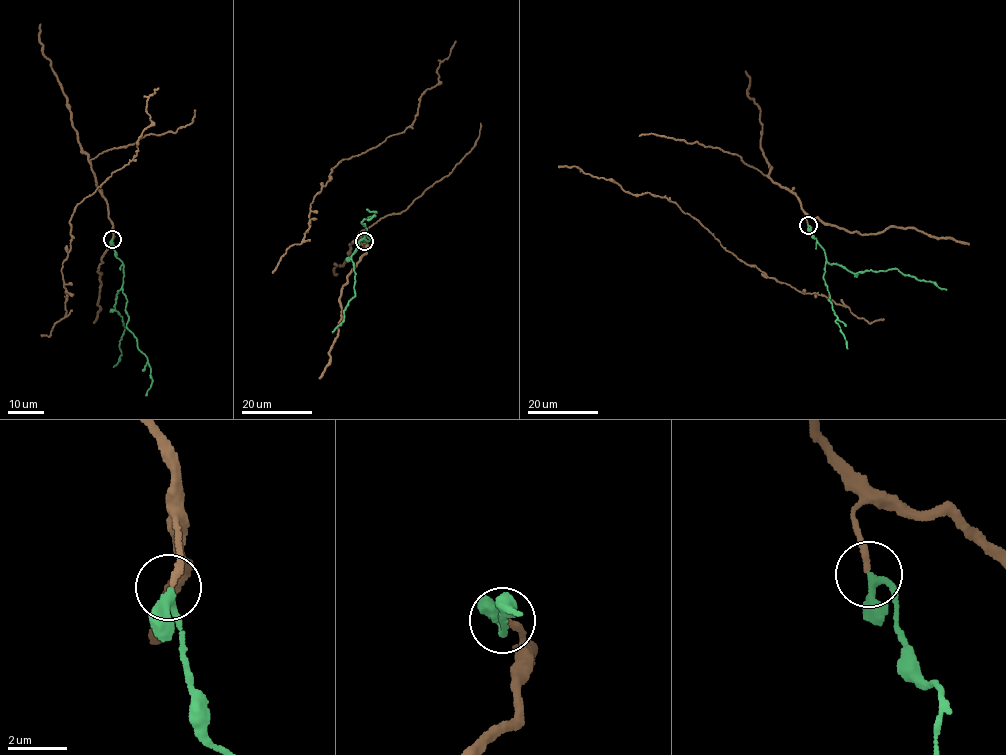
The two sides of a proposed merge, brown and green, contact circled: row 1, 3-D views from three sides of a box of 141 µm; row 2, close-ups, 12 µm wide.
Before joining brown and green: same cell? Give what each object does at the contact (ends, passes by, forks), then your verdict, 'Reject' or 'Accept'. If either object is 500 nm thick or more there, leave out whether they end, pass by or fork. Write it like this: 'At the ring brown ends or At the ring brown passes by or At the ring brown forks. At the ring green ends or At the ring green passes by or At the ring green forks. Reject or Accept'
At the ring brown ends. At the ring green passes by. Accept

